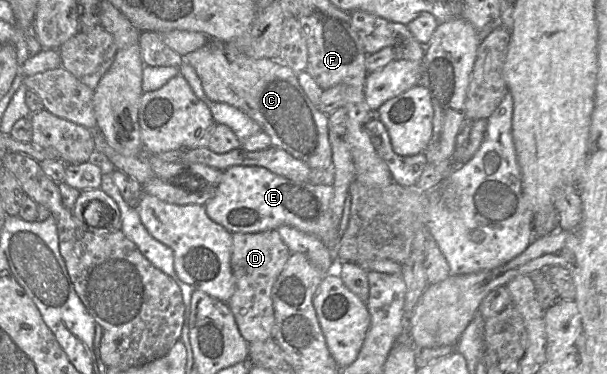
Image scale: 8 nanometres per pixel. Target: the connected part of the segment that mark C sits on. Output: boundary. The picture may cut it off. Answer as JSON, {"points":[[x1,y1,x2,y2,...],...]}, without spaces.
{"points":[[213,39,183,57,184,63,191,65,201,79,207,97,247,114,270,137,273,147,286,151,311,169,332,168,328,115,309,100,291,68,279,60,227,53,225,42]]}

